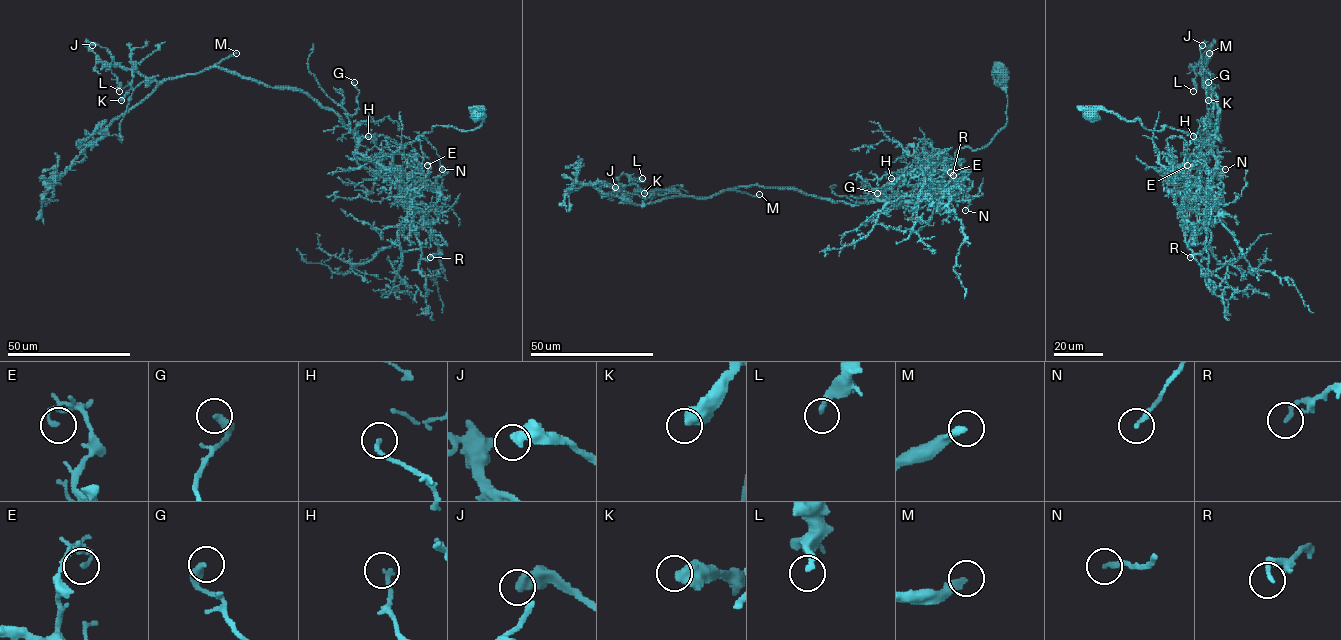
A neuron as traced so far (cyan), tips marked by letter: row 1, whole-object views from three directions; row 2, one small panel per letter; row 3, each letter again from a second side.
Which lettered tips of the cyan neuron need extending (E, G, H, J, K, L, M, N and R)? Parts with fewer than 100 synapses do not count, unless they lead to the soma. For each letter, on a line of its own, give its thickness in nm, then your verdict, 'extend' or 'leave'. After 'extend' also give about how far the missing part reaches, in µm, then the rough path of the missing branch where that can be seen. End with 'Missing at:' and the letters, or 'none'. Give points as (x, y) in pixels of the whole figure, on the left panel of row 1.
E: calibre 160 nm; leave
G: calibre 360 nm; leave
H: calibre 190 nm; leave
J: calibre 550 nm; leave
K: calibre 500 nm; leave
L: calibre 220 nm; leave
M: calibre 320 nm; extend; missing 70 µm; course (236, 53), (244, 50), (289, 59), (323, 61), (335, 98), (353, 119)
N: calibre 200 nm; leave
R: calibre 200 nm; leave
Missing at: M

